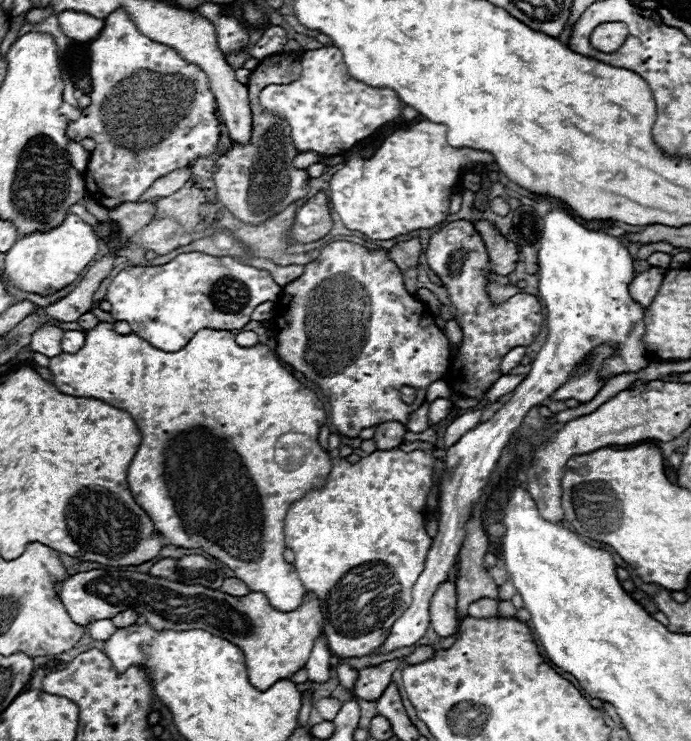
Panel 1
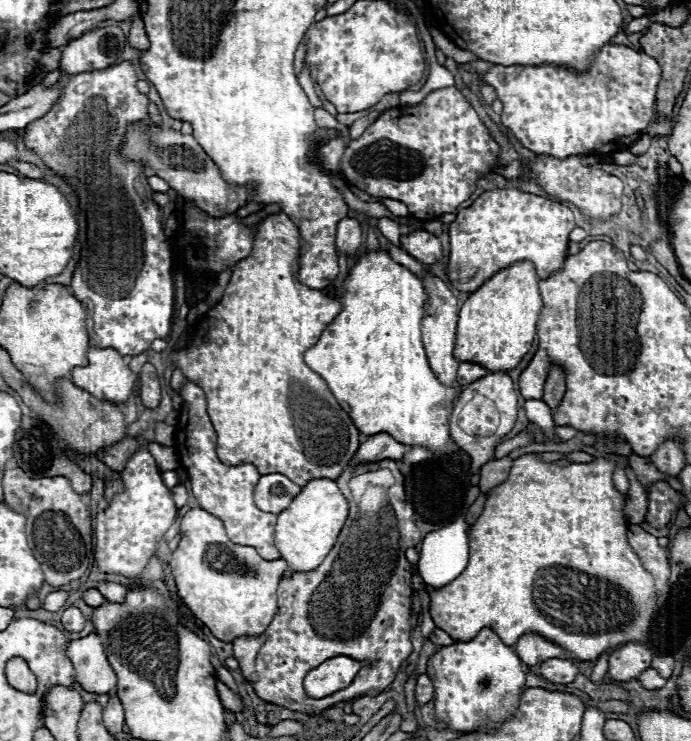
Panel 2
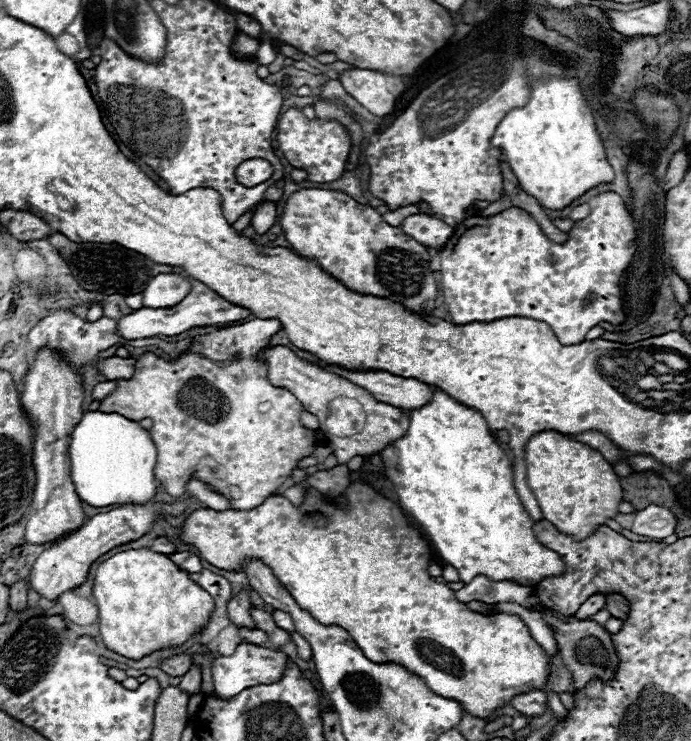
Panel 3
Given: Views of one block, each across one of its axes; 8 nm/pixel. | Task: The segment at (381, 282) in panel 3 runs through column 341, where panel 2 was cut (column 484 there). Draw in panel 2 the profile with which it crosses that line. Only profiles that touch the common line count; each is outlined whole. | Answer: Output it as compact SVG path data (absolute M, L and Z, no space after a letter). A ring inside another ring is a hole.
M518 188L488 190L480 194L472 206L460 210L456 220L450 224L450 282L460 292L470 294L490 276L518 260L534 262L538 276L548 278L562 270L568 254L568 234L574 226L572 212L558 202Z

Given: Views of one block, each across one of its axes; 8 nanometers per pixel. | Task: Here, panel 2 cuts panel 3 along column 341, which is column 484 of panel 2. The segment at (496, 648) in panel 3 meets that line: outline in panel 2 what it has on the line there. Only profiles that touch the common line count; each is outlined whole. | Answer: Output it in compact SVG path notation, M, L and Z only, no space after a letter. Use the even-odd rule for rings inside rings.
M524 454L524 456L514 458L508 480L488 492L488 498L486 498L486 504L484 504L484 510L482 510L480 518L468 530L470 562L468 562L466 570L446 586L426 588L426 592L430 594L430 614L432 614L434 624L438 628L442 628L444 632L448 632L456 640L472 640L482 628L488 626L508 646L514 646L516 640L524 632L538 632L544 638L560 644L562 648L566 648L570 652L576 652L576 656L580 660L594 660L610 646L628 644L628 642L642 642L644 634L648 632L650 620L652 620L652 616L654 616L654 612L658 608L656 606L656 596L654 596L654 578L644 570L638 556L632 552L632 548L626 542L628 524L626 524L624 514L622 514L624 498L616 492L616 488L612 484L614 468L616 468L616 464L610 458L604 458L604 456L600 456L600 458L596 458L596 460L588 462L588 464L566 464L566 466L554 466L554 464L538 462L534 454Z

